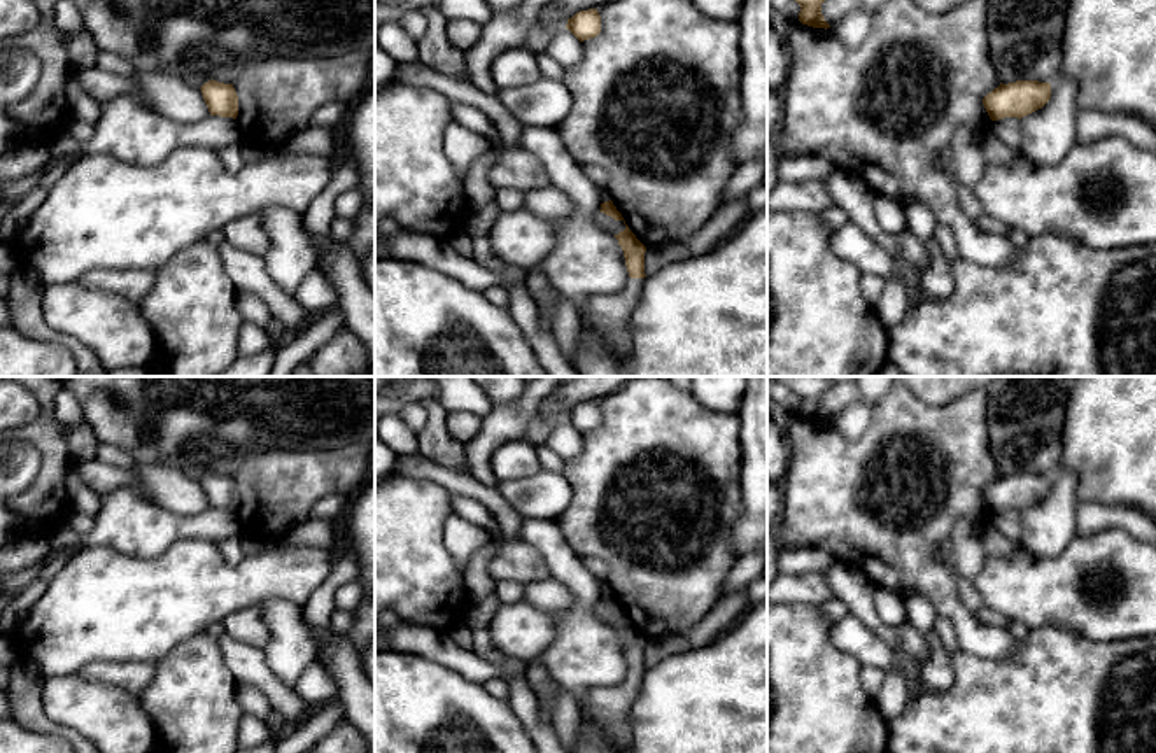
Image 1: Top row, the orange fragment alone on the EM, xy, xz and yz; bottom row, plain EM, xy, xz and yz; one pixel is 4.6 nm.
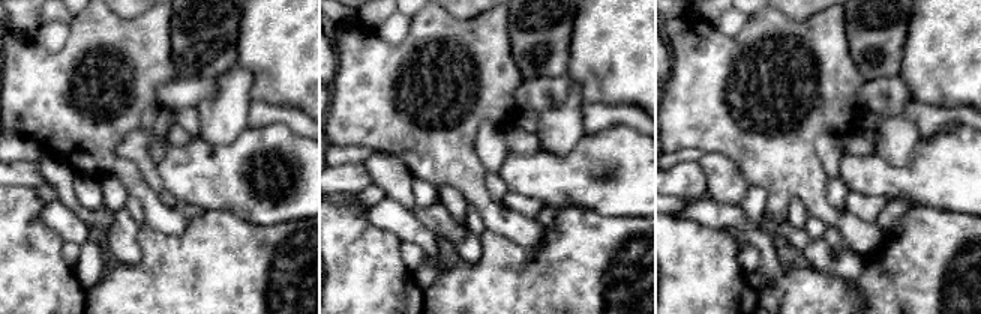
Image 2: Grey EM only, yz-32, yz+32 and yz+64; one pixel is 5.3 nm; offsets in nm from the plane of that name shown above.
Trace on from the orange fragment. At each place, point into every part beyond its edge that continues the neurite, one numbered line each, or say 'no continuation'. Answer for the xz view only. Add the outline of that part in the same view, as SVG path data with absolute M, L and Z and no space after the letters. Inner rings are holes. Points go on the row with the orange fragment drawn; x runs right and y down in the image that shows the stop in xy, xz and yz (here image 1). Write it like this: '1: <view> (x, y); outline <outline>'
1: xz (608, 317); outline M631 278L615 296L590 296L582 301L582 319L599 347L625 361L632 352L631 317L645 278Z

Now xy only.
no continuation

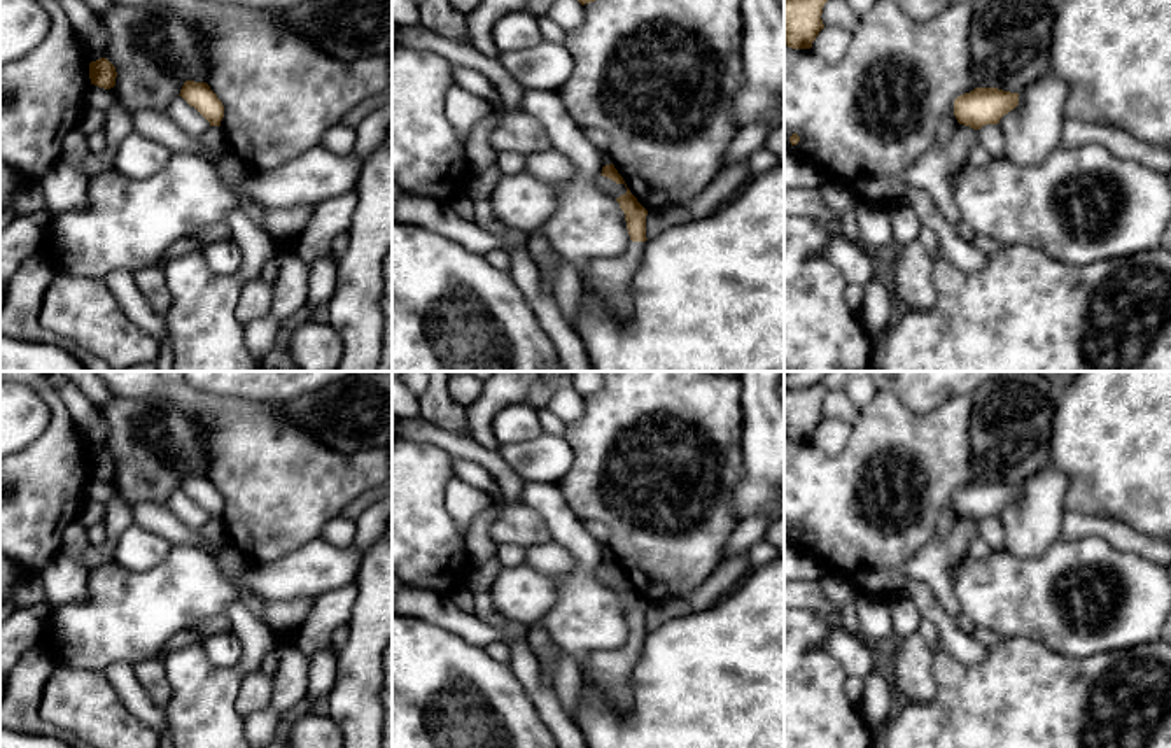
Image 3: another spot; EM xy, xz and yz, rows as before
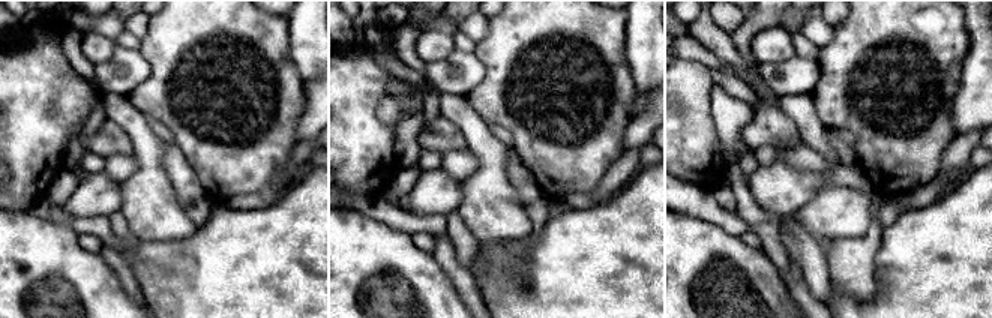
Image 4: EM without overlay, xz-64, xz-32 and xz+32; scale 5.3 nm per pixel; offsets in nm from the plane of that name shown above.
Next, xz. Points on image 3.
1: xz (610, 281); outline M632 242L616 259L592 259L583 265L583 282L600 310L627 324L634 315L632 280L646 242Z

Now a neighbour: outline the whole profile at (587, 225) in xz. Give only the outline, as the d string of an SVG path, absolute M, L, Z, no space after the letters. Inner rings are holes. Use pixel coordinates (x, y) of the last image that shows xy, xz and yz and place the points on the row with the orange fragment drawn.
M525 91L522 109L543 123L551 147L574 165L574 175L558 193L557 210L541 228L553 251L576 266L620 258L630 235L620 203L597 187L600 151L585 137L557 91Z

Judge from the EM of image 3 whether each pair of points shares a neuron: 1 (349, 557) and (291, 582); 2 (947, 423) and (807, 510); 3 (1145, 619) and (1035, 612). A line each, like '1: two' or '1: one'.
1: one
2: one
3: one

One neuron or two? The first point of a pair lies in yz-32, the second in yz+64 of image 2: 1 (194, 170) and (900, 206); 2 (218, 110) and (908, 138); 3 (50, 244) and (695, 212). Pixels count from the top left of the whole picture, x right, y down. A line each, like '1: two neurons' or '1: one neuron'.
1: two neurons
2: one neuron
3: two neurons

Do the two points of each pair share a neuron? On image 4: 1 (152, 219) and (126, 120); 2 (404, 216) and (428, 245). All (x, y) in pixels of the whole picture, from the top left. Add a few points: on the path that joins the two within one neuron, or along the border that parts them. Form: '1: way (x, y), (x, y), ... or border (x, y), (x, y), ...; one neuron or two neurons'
1: way (150, 195), (150, 153), (146, 144); one neuron
2: border (411, 233), (428, 233), (432, 237); two neurons

